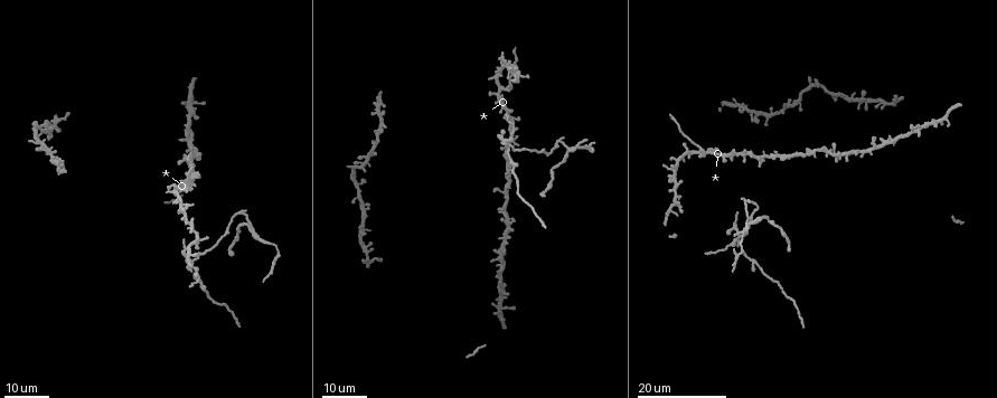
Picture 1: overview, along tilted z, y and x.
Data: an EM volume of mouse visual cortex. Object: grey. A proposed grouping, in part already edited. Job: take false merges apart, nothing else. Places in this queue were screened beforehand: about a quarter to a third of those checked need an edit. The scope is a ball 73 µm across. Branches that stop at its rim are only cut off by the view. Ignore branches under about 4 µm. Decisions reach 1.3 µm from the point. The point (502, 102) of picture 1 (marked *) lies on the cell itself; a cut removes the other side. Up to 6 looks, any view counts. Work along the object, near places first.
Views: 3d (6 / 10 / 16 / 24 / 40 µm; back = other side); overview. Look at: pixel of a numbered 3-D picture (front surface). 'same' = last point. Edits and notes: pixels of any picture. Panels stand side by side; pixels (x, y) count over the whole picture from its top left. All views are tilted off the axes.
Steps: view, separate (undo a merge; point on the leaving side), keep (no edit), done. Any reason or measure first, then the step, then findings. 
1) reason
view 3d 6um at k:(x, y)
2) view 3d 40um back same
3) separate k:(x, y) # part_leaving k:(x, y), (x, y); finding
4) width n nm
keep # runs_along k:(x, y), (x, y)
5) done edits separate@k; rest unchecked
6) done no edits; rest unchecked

four arms meet
view 3d 24um at 1:(738, 239)

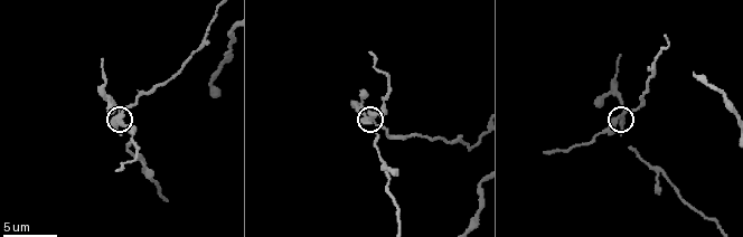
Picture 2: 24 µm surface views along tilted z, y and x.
view 3d 10um at 2:(622, 118)

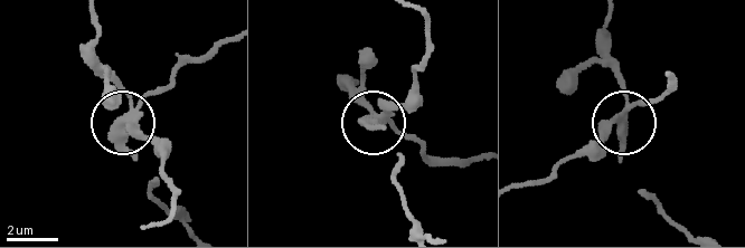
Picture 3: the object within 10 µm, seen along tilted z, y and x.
separate 3:(158, 140) # part_leaving 3:(135, 112), (184, 67), (228, 44); a second cell is stuck on

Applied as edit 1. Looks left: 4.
view overview

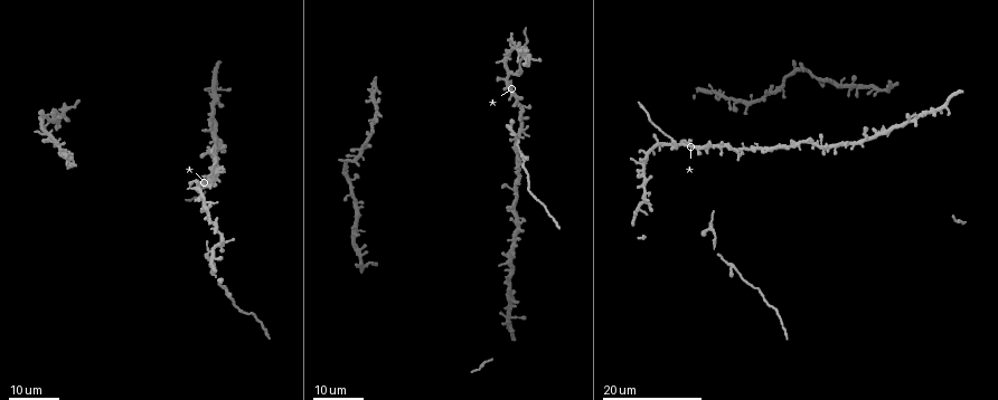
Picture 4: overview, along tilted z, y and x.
branch point
view 3d 24um at 4:(511, 73)

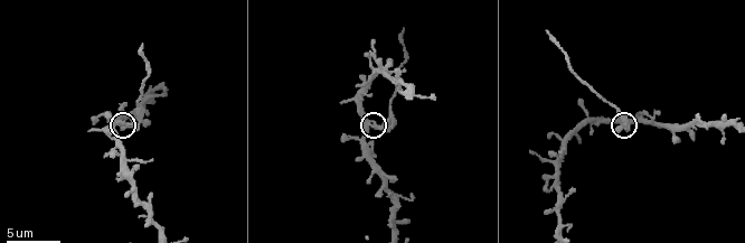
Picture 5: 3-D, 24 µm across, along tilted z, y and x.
view 3d 6um at 5:(371, 120)

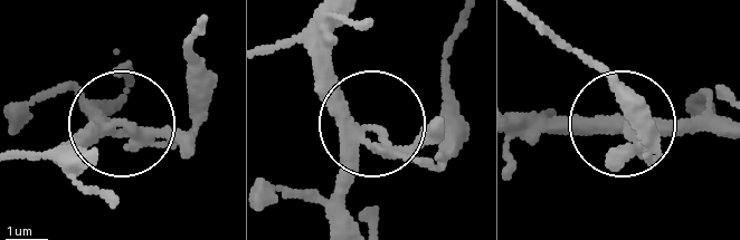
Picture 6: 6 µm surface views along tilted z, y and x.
other side
view 3d 6um back at 6:(363, 131)

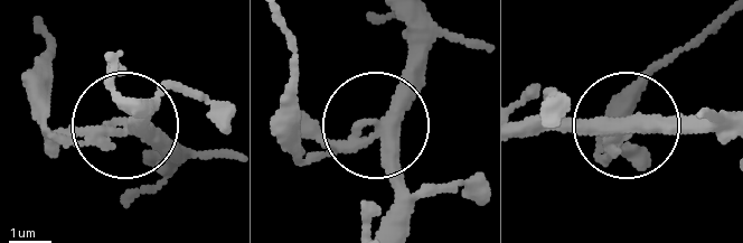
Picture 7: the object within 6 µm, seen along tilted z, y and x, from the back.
width 290 nm
separate 7:(49, 95) # part_leaving 7:(96, 136), (67, 141), (49, 131), (45, 28); a second cell is stuck on

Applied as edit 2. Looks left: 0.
done edits separate@3, separate@7; rest unchecked

